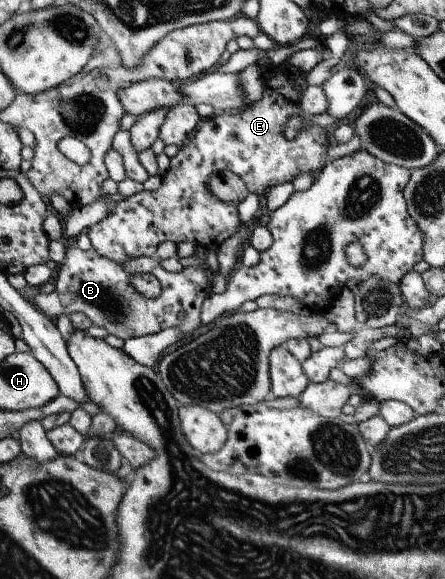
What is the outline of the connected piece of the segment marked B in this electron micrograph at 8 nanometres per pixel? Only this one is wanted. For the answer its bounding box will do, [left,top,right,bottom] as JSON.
[32,247,211,340]

